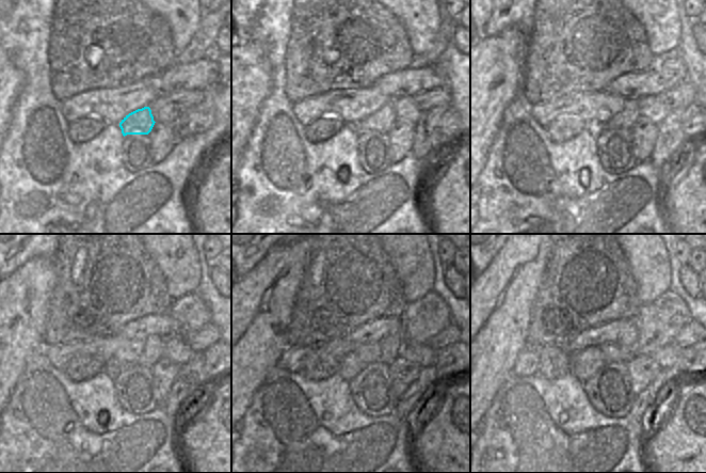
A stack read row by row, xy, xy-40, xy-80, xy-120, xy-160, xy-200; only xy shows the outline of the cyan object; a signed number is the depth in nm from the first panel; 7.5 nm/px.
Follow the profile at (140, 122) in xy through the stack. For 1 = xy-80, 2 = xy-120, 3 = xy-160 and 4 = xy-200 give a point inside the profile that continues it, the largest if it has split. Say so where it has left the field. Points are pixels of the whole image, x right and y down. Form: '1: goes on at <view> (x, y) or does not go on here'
1: goes on at xy-80 (625, 119)
2: goes on at xy-120 (153, 345)
3: goes on at xy-160 (390, 346)
4: goes on at xy-200 (626, 341)

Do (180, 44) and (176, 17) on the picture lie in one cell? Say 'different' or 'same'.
same

